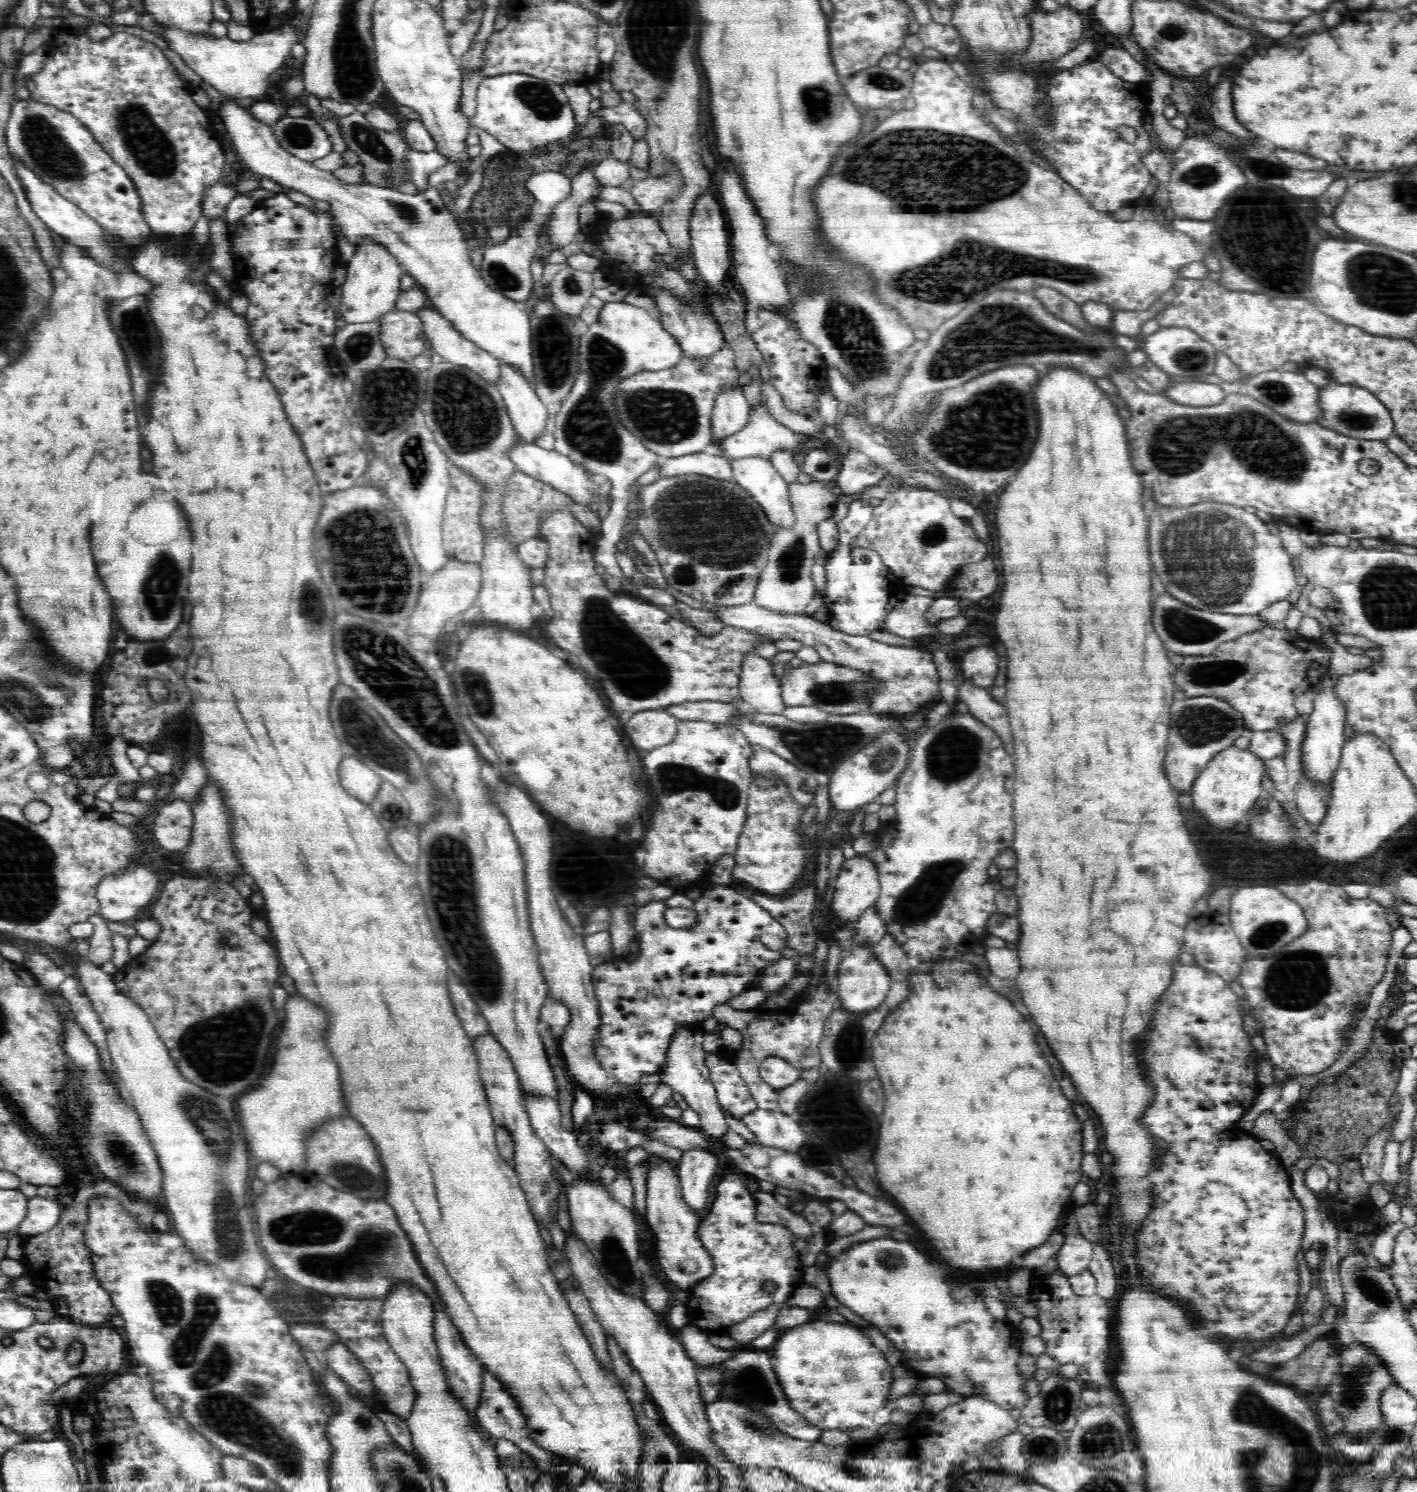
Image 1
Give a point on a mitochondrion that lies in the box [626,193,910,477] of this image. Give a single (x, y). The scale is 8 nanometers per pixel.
(850, 331)

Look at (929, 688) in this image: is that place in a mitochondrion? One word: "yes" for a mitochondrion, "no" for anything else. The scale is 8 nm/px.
no

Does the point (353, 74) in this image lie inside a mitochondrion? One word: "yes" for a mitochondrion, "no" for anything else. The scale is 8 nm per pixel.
yes

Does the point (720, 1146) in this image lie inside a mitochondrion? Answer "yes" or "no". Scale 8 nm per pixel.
no

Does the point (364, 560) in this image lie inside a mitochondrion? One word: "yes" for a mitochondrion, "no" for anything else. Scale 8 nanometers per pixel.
yes

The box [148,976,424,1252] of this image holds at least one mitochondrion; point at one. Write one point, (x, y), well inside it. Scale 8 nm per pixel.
(242, 1034)

